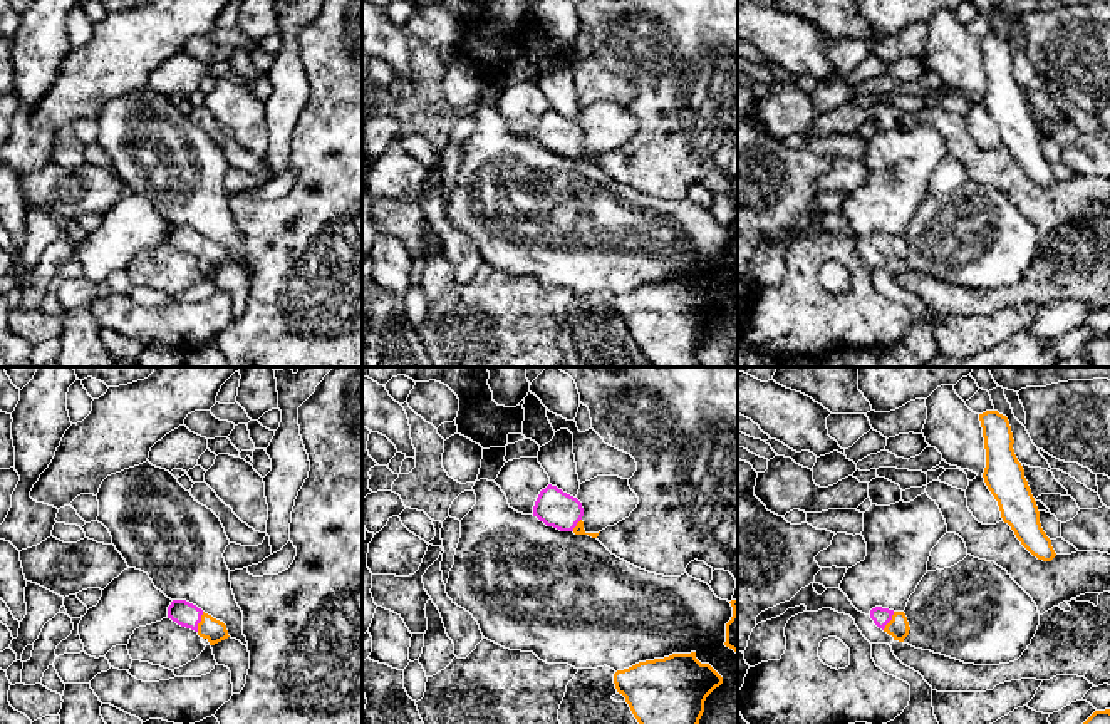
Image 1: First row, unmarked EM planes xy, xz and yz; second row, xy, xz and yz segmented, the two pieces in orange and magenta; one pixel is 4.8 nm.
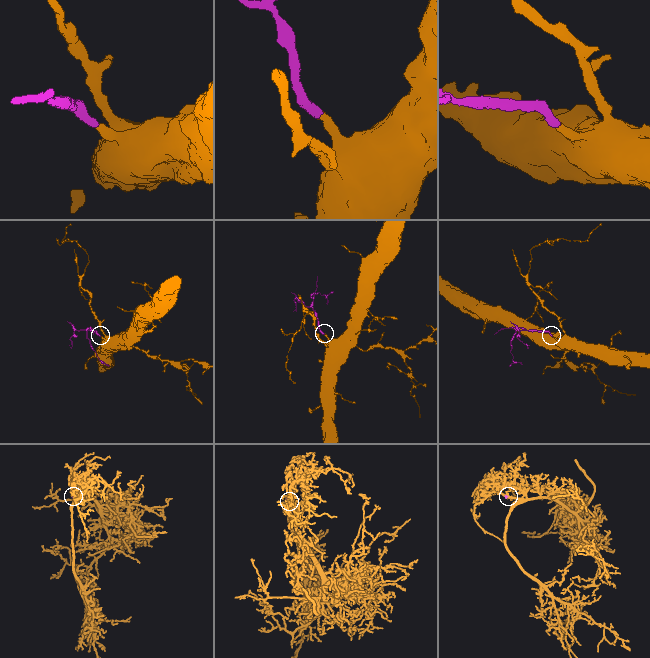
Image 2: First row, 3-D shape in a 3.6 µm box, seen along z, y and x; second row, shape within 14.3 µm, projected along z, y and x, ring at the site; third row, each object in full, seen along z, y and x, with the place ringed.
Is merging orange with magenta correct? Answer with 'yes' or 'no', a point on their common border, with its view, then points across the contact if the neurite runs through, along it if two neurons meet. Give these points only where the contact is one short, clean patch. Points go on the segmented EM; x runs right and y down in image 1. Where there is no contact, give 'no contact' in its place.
yes | xy (200, 622) | across xy (212, 629), (200, 622), (185, 614)

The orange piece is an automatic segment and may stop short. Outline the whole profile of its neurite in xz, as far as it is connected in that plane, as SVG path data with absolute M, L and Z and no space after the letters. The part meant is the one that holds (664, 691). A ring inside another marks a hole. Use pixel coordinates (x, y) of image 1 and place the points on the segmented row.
M691 652L617 670L614 684L639 724L699 724L704 701L723 677Z

